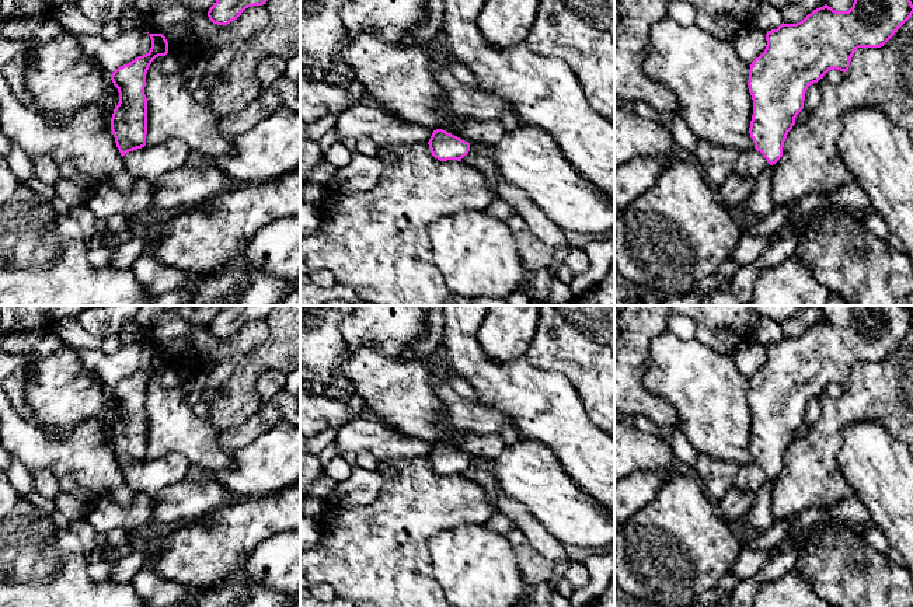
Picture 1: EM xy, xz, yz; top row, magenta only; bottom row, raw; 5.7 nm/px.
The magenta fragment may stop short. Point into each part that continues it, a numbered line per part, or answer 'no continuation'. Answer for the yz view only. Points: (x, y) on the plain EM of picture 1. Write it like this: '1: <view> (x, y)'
1: yz (751, 478)

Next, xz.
1: xz (474, 445)

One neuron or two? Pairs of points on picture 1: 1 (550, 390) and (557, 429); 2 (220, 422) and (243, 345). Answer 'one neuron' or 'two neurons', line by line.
1: one neuron
2: two neurons

